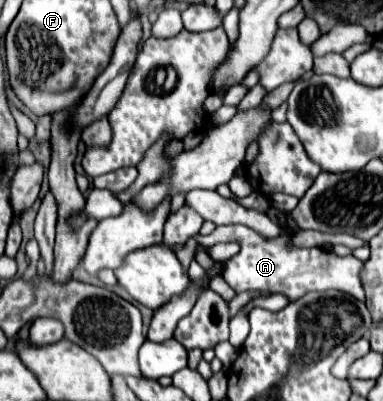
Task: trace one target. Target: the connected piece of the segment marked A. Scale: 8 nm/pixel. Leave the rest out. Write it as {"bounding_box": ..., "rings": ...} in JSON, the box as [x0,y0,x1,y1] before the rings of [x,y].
{"bounding_box":[198,225,364,301],"rings":[[[232,225],[232,227],[216,227],[210,235],[198,237],[200,245],[212,243],[226,243],[226,241],[240,241],[240,253],[226,261],[224,267],[224,281],[236,291],[260,291],[260,293],[282,293],[292,301],[300,299],[308,291],[328,291],[338,289],[348,295],[358,297],[364,301],[364,289],[360,283],[360,271],[364,263],[354,255],[338,257],[326,249],[296,249],[292,247],[292,235],[282,229],[282,233],[274,239],[266,239],[264,235],[248,229],[246,225]]]}

